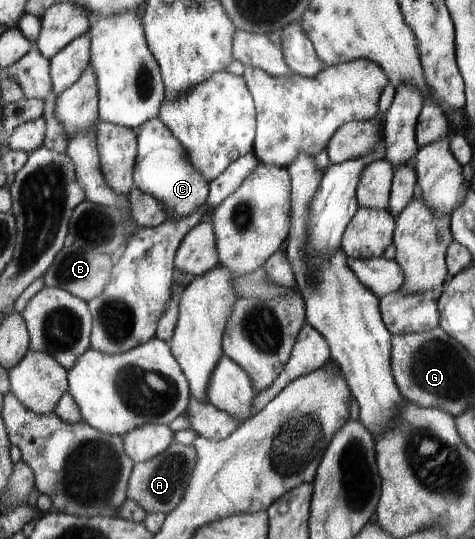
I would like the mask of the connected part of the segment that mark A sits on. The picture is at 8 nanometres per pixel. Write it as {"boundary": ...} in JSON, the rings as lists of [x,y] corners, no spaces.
{"boundary":[[[172,442],[167,451],[162,451],[154,459],[144,463],[136,463],[135,470],[128,483],[128,499],[136,502],[148,513],[164,513],[168,516],[183,501],[187,493],[188,483],[195,473],[198,453],[193,446]]]}

